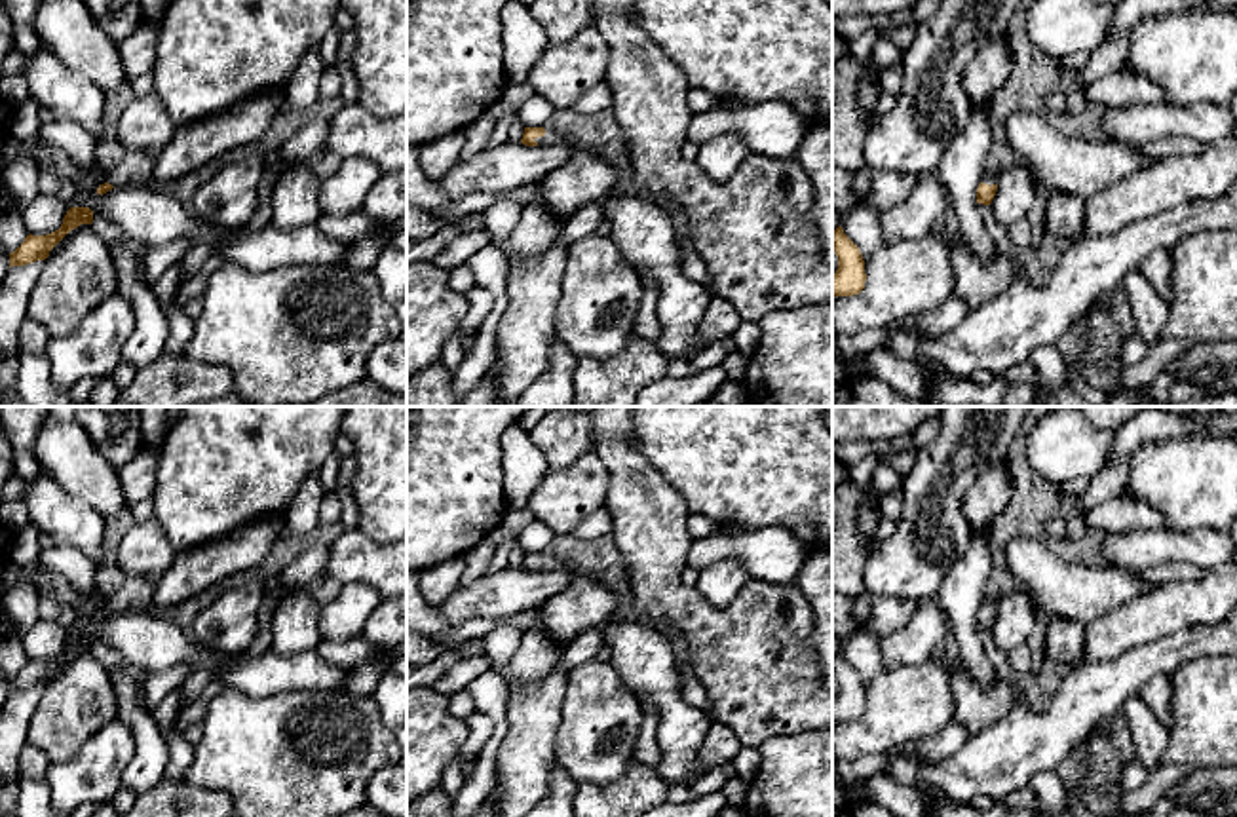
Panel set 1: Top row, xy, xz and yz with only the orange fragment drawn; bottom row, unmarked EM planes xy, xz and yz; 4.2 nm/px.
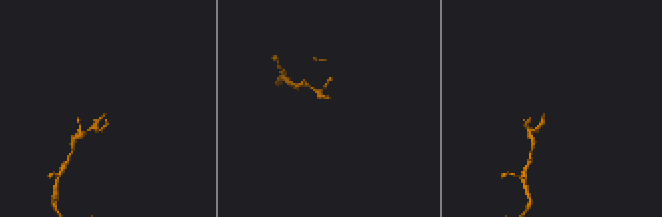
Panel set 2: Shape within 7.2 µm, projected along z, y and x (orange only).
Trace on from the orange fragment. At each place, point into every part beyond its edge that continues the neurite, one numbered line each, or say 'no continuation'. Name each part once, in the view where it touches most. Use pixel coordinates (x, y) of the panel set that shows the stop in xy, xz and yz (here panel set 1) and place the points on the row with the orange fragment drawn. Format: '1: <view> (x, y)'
1: xz (550, 137)

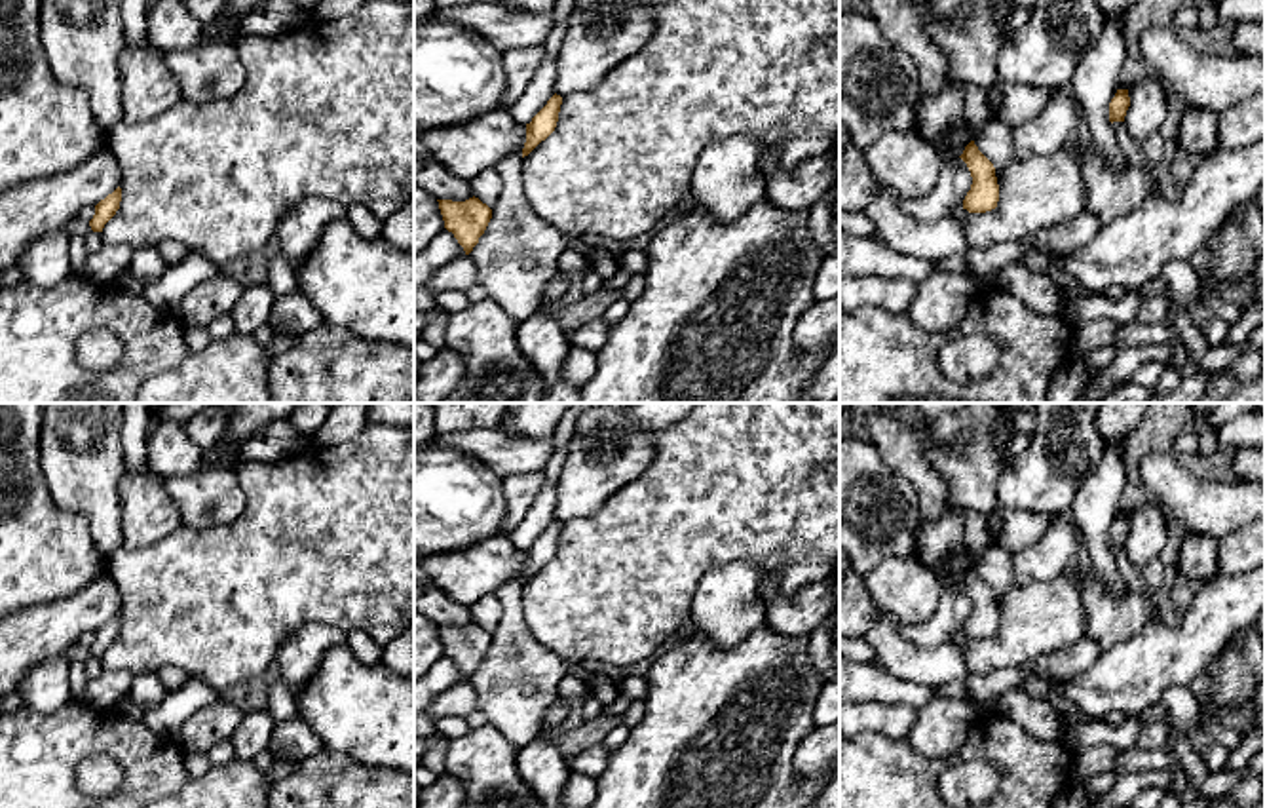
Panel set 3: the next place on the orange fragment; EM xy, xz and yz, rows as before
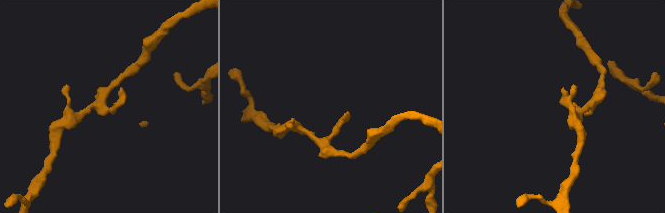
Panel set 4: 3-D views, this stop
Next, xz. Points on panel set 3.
no continuation

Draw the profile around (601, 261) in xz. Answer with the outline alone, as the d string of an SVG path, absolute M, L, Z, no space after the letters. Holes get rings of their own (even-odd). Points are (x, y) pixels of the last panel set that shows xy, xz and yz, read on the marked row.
M585 247L581 251L589 259L591 268L596 270L604 279L610 279L617 274L619 264L608 251L585 249Z

